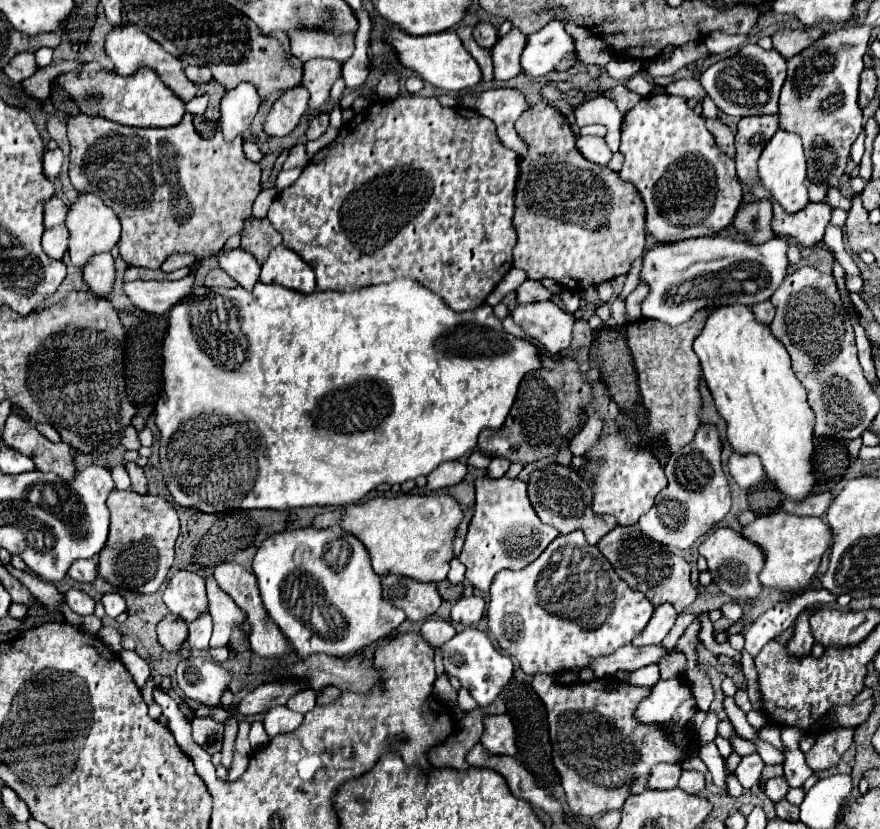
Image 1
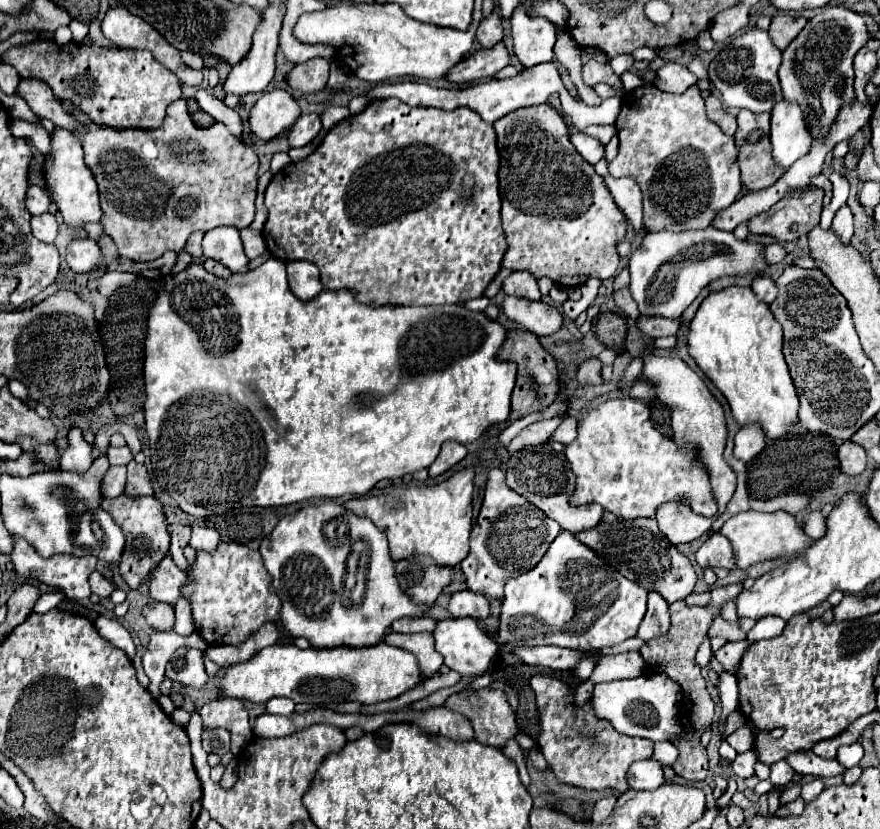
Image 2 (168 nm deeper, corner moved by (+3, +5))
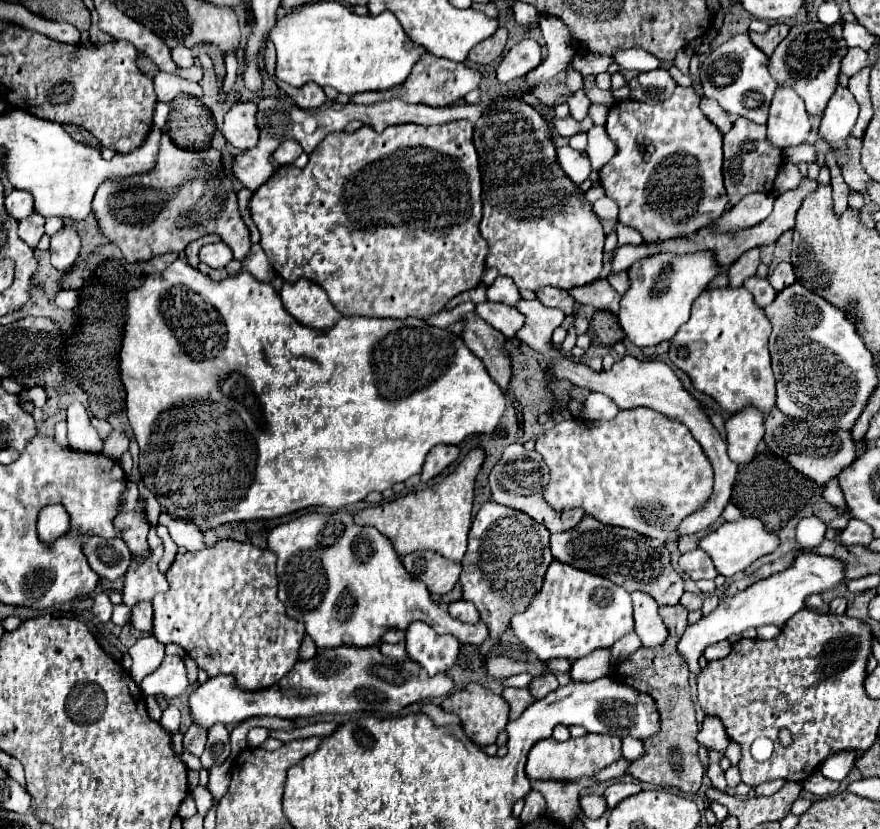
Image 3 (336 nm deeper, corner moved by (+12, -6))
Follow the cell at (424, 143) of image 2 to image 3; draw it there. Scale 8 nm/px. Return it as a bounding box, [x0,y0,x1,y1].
[250,122,488,318]

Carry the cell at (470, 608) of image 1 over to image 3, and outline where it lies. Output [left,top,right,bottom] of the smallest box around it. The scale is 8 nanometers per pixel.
[448,600,480,624]

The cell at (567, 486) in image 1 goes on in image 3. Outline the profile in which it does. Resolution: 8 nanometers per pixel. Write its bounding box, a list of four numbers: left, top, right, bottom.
[490,444,584,534]

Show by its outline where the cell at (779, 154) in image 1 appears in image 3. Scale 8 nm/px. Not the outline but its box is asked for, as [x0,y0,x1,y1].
[766,88,810,150]

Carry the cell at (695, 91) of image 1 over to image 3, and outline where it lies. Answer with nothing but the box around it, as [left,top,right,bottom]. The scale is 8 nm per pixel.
[630,70,676,104]

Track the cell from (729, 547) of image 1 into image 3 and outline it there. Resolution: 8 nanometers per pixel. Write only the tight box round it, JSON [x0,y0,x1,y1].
[678,548,718,580]

